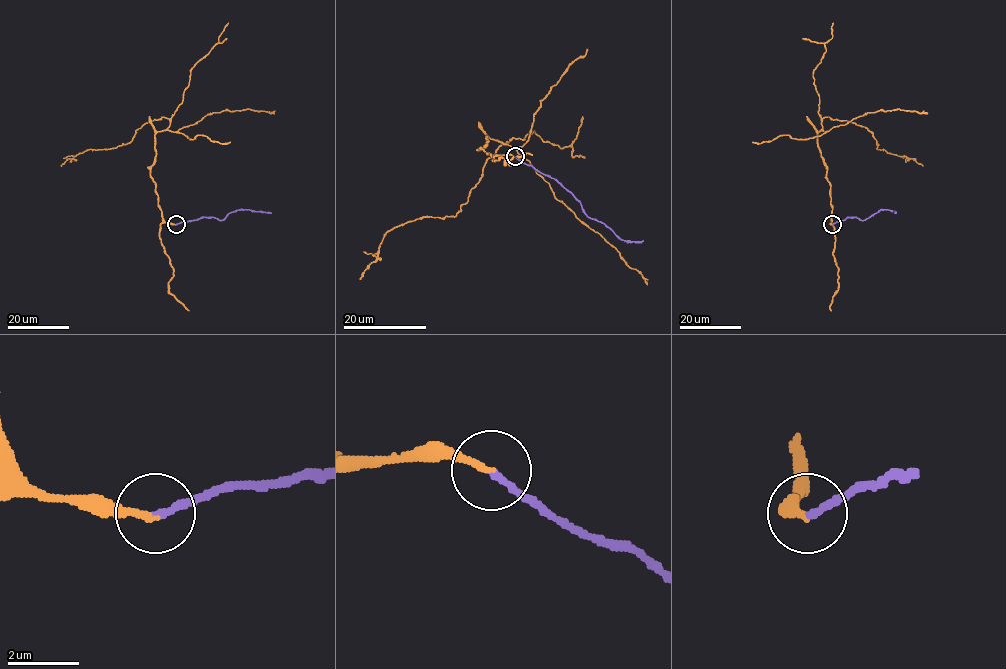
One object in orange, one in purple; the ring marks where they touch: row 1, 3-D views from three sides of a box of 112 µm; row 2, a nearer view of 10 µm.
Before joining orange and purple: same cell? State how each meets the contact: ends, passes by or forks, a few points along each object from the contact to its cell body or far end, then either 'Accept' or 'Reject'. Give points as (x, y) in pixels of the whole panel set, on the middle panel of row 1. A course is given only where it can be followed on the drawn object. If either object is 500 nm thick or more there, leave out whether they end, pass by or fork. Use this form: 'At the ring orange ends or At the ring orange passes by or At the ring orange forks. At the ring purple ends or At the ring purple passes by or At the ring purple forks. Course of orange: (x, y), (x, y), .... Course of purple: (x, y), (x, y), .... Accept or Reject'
At the ring orange ends. At the ring purple ends. Course of orange: (515, 156), (487, 154), (480, 149), (486, 137), (507, 143), (486, 161), (459, 211), (391, 228), (359, 279). Course of purple: (515, 156), (557, 180), (577, 199), (583, 211), (604, 223), (624, 240), (643, 240). Accept

